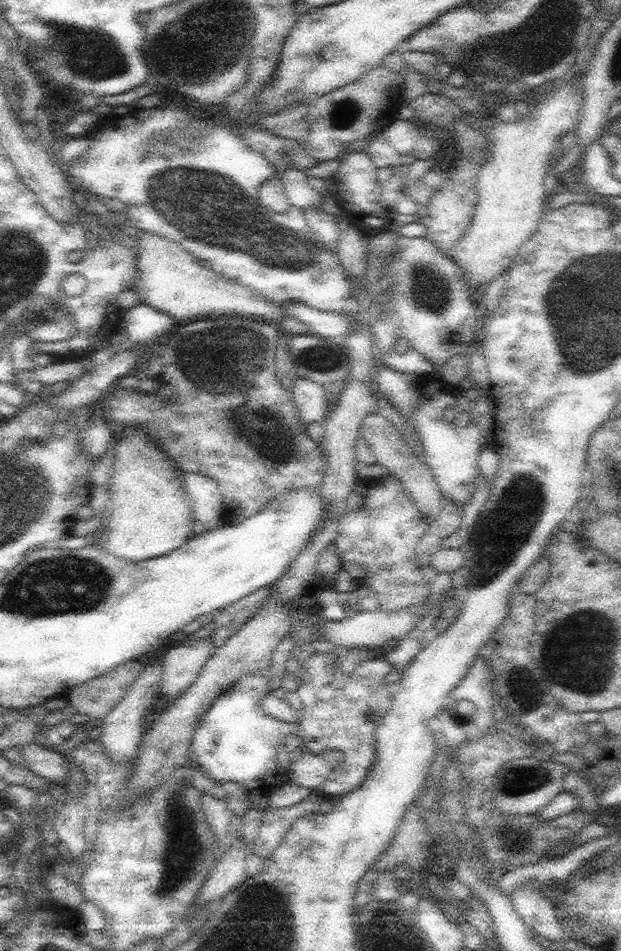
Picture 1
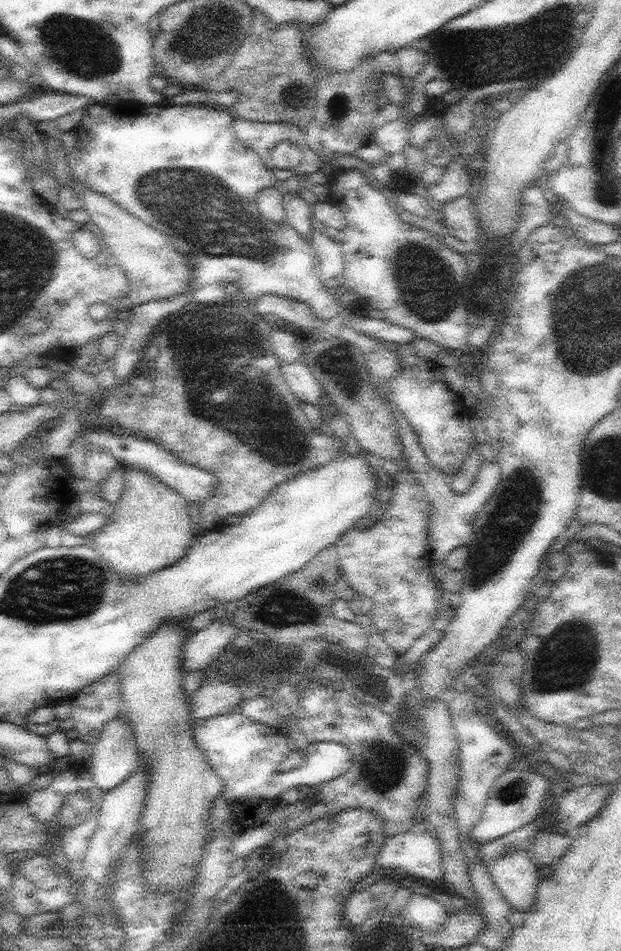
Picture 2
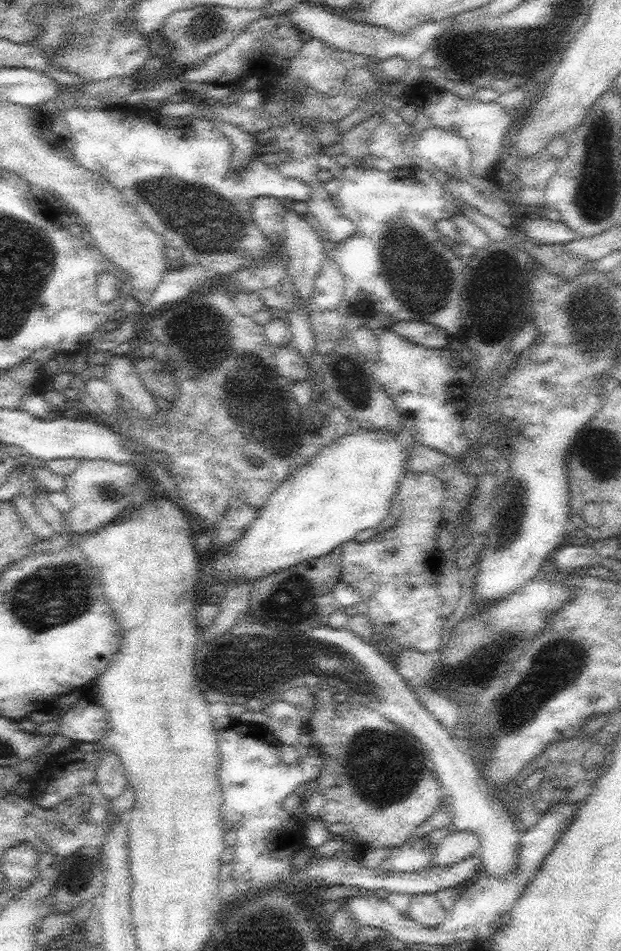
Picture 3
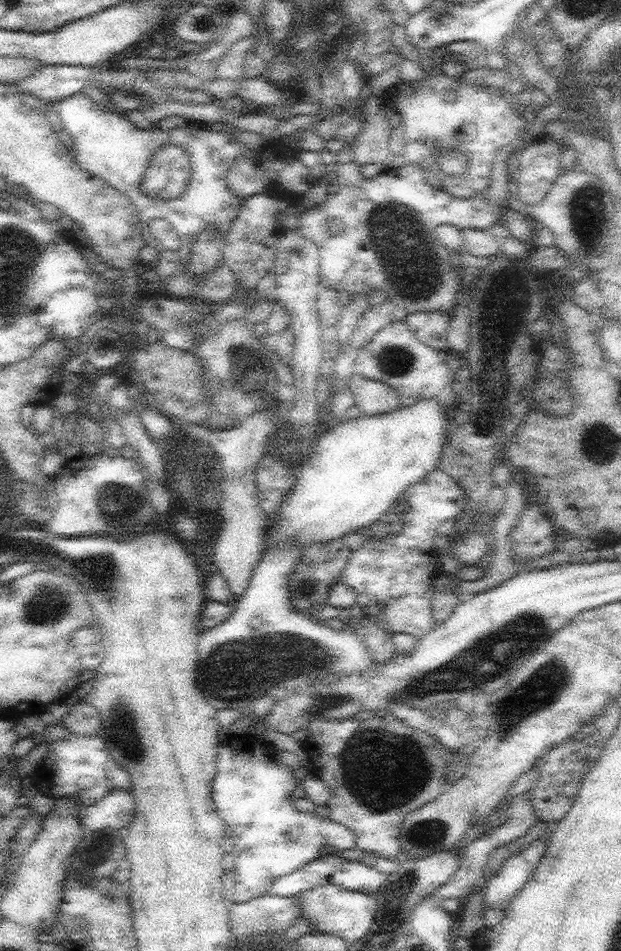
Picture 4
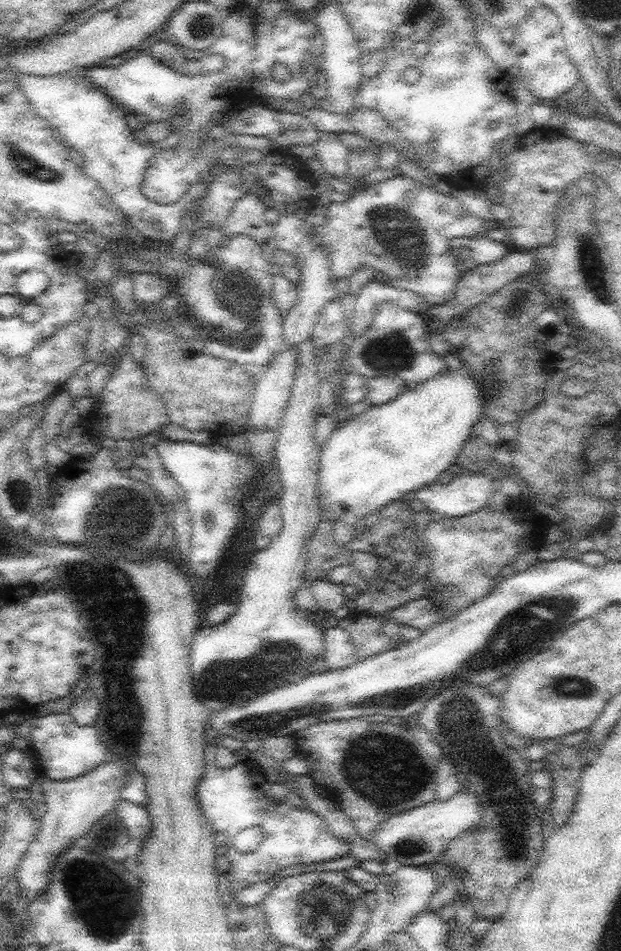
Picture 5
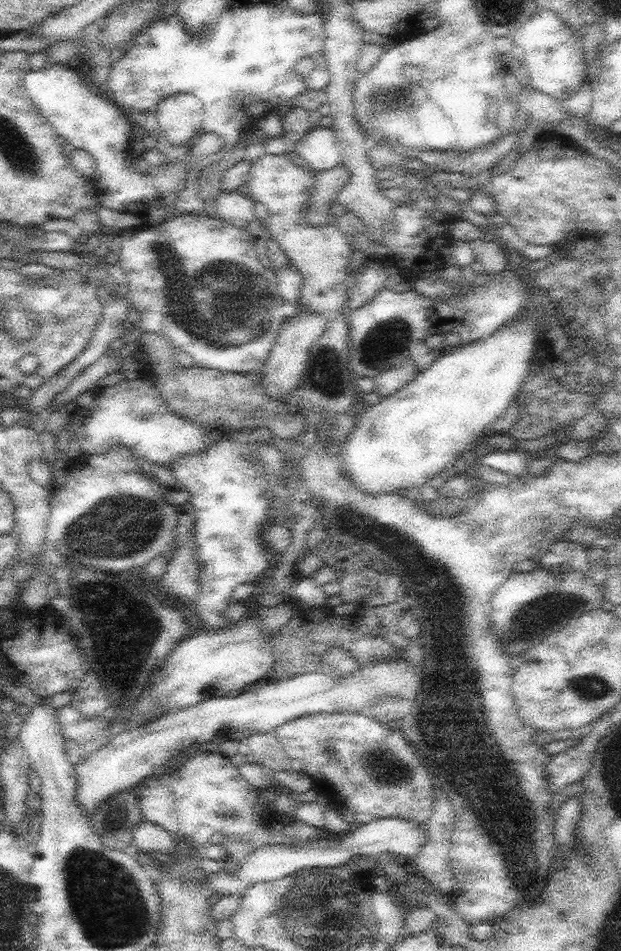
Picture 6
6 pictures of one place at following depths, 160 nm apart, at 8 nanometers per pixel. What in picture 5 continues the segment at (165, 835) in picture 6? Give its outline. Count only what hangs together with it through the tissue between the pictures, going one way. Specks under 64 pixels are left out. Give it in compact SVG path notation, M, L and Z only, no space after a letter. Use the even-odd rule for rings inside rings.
M120 799L115 806L115 811L119 821L126 826L131 841L142 848L152 828L152 819L146 805Z

